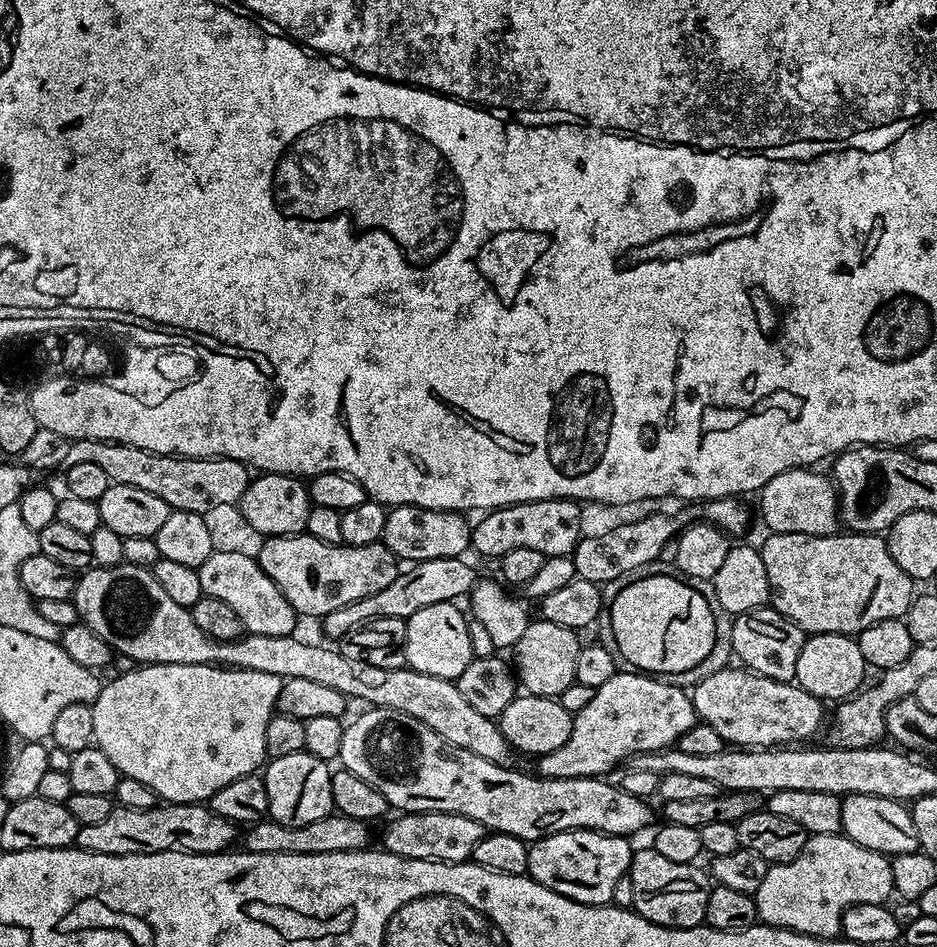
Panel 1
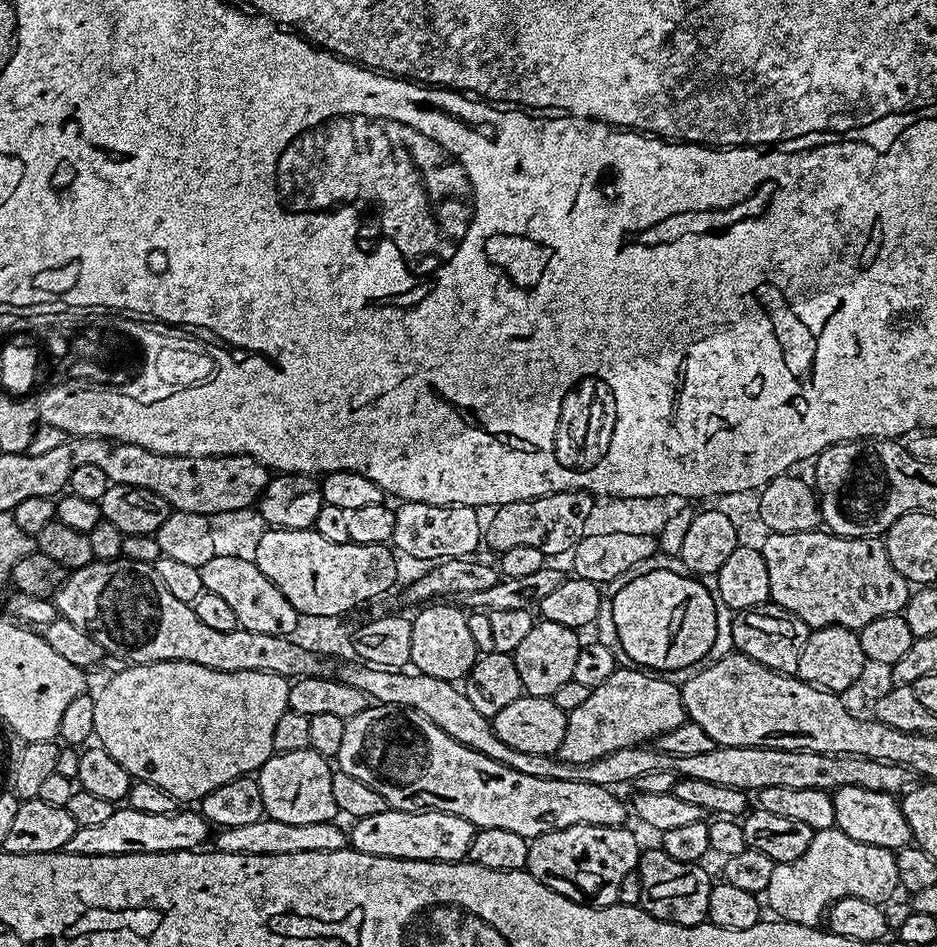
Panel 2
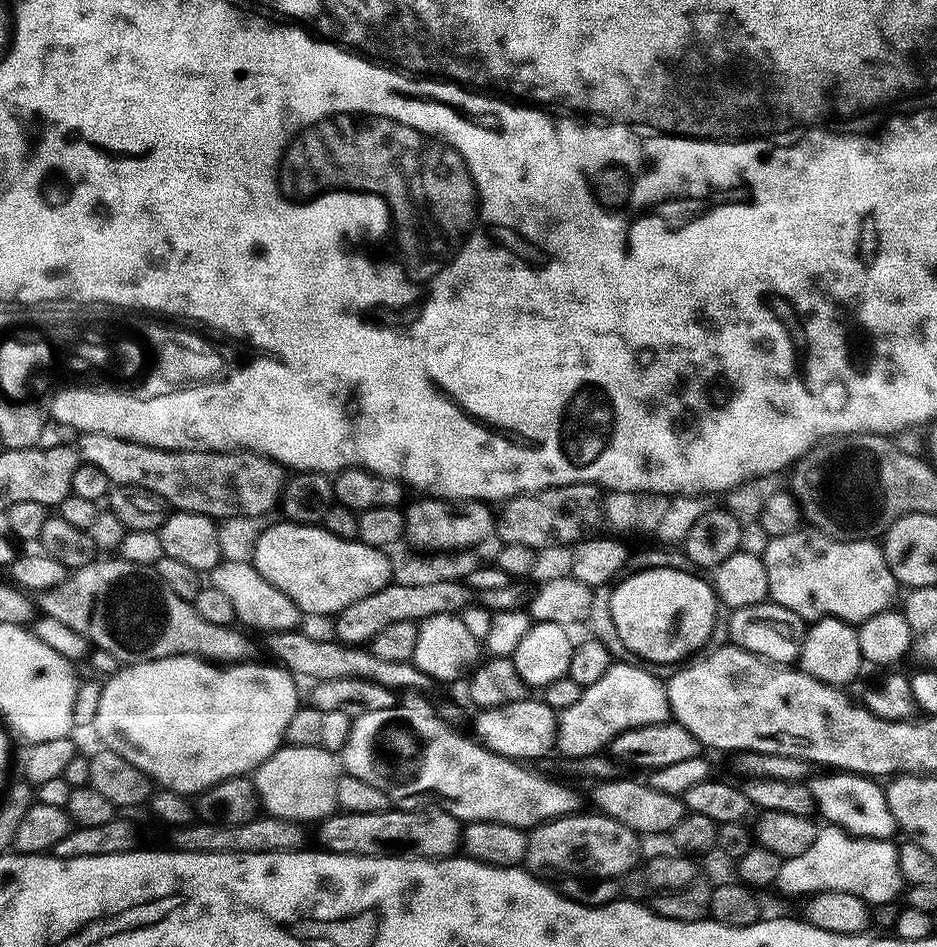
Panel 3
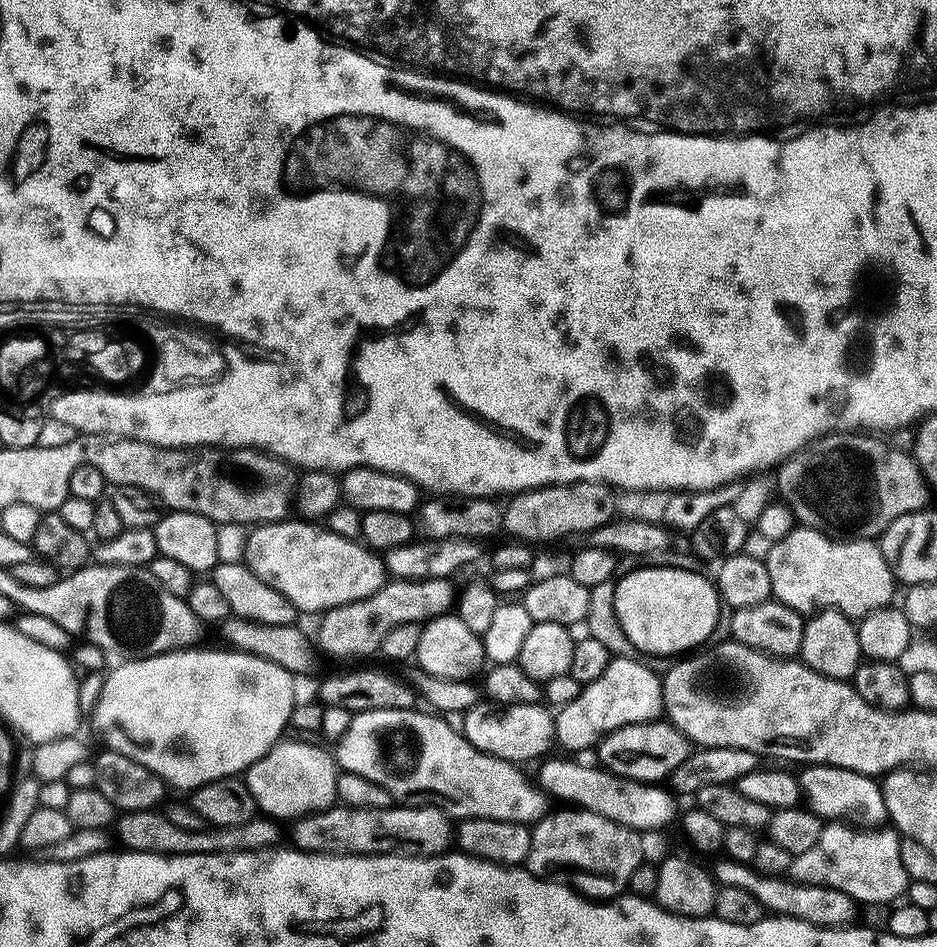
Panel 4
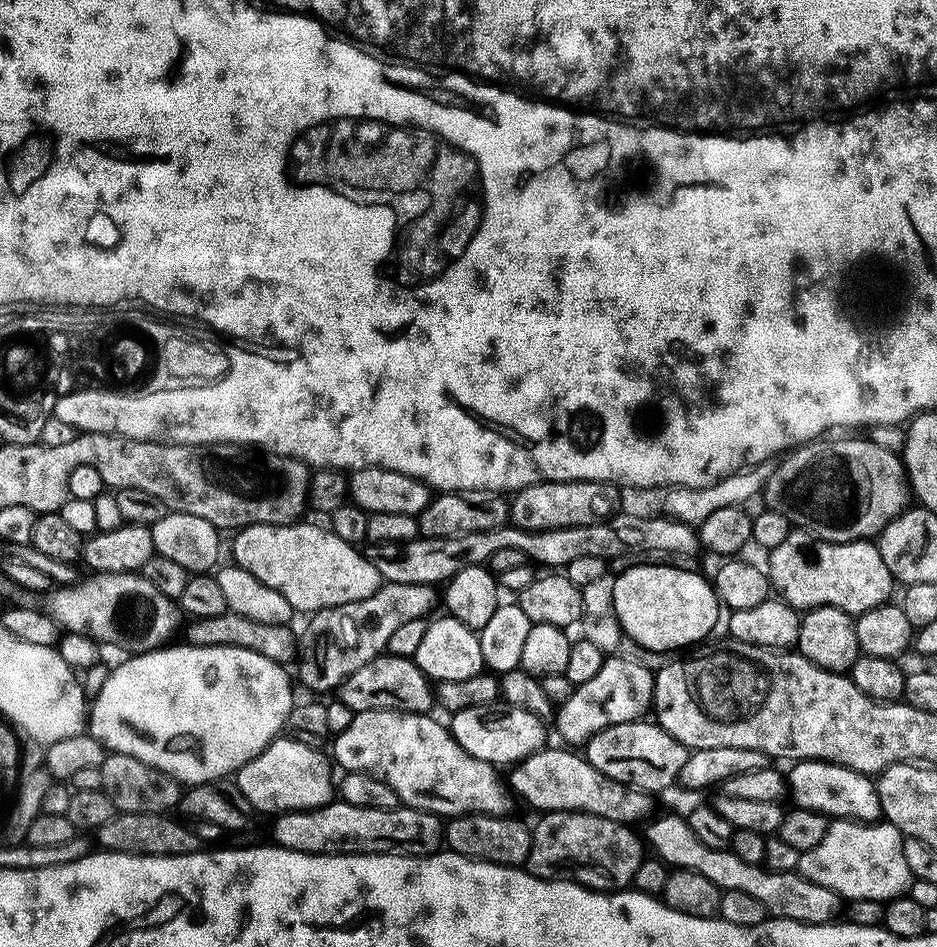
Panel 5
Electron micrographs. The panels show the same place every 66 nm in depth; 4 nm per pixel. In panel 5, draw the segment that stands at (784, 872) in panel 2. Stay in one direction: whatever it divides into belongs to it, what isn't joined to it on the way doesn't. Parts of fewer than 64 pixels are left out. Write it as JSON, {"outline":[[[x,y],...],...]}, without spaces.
{"outline":[[[831,821],[818,846],[800,854],[799,873],[818,886],[834,890],[845,901],[872,899],[887,902],[903,896],[913,878],[902,854],[903,834],[887,822]]]}

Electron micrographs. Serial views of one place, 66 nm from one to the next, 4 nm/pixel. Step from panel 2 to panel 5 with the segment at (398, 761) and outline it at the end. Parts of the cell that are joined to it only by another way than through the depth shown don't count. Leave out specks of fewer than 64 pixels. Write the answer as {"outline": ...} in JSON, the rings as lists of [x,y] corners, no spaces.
{"outline":[[[358,712],[355,713],[355,715],[353,715],[352,721],[350,722],[350,726],[346,726],[346,730],[342,730],[341,732],[337,732],[335,733],[334,739],[331,741],[332,744],[332,752],[331,755],[334,757],[335,760],[335,756],[336,755],[336,760],[335,763],[337,765],[339,765],[338,763],[341,764],[341,769],[347,770],[349,772],[365,772],[366,774],[370,774],[371,776],[373,776],[374,778],[378,778],[379,780],[384,780],[388,783],[388,785],[394,790],[394,794],[398,794],[398,798],[400,799],[400,803],[401,805],[407,806],[409,808],[420,808],[423,812],[435,812],[437,816],[441,817],[441,818],[451,818],[453,816],[467,816],[469,812],[481,812],[482,814],[486,814],[487,816],[507,816],[509,815],[509,813],[511,813],[513,810],[512,808],[512,796],[513,793],[510,791],[509,785],[506,783],[505,780],[505,784],[504,785],[504,780],[502,777],[499,776],[498,773],[498,768],[497,765],[491,764],[490,762],[486,762],[485,760],[483,760],[482,758],[478,758],[477,756],[475,756],[474,754],[470,754],[468,752],[467,748],[463,748],[462,745],[460,744],[460,741],[454,739],[452,737],[451,731],[449,731],[449,729],[447,727],[444,728],[442,725],[439,724],[438,721],[436,720],[431,720],[433,717],[431,715],[428,714],[421,714],[419,712]]]}

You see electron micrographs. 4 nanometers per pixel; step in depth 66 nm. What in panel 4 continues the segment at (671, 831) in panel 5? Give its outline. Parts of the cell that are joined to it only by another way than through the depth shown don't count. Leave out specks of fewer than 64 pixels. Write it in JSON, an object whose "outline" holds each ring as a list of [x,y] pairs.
{"outline":[[[725,859],[724,864],[714,868],[714,879],[717,885],[742,886],[742,890],[750,890],[758,902],[769,913],[778,916],[792,916],[795,920],[810,922],[819,928],[847,928],[855,925],[858,920],[858,901],[850,898],[850,894],[842,894],[842,890],[834,890],[826,886],[813,884],[797,884],[790,878],[762,876],[747,864]]]}

